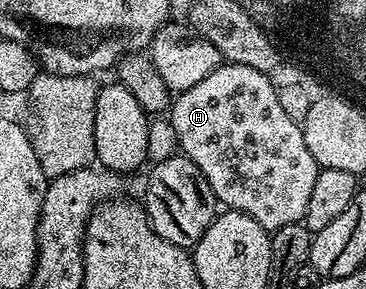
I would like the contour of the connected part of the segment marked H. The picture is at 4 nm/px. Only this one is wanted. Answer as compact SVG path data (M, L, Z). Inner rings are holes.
M223 62L206 78L171 101L170 119L174 134L178 134L179 151L198 166L210 190L225 209L254 218L254 222L269 234L282 226L303 221L310 194L314 191L314 180L318 178L321 167L306 146L303 127L290 118L278 103L278 94L269 73Z

